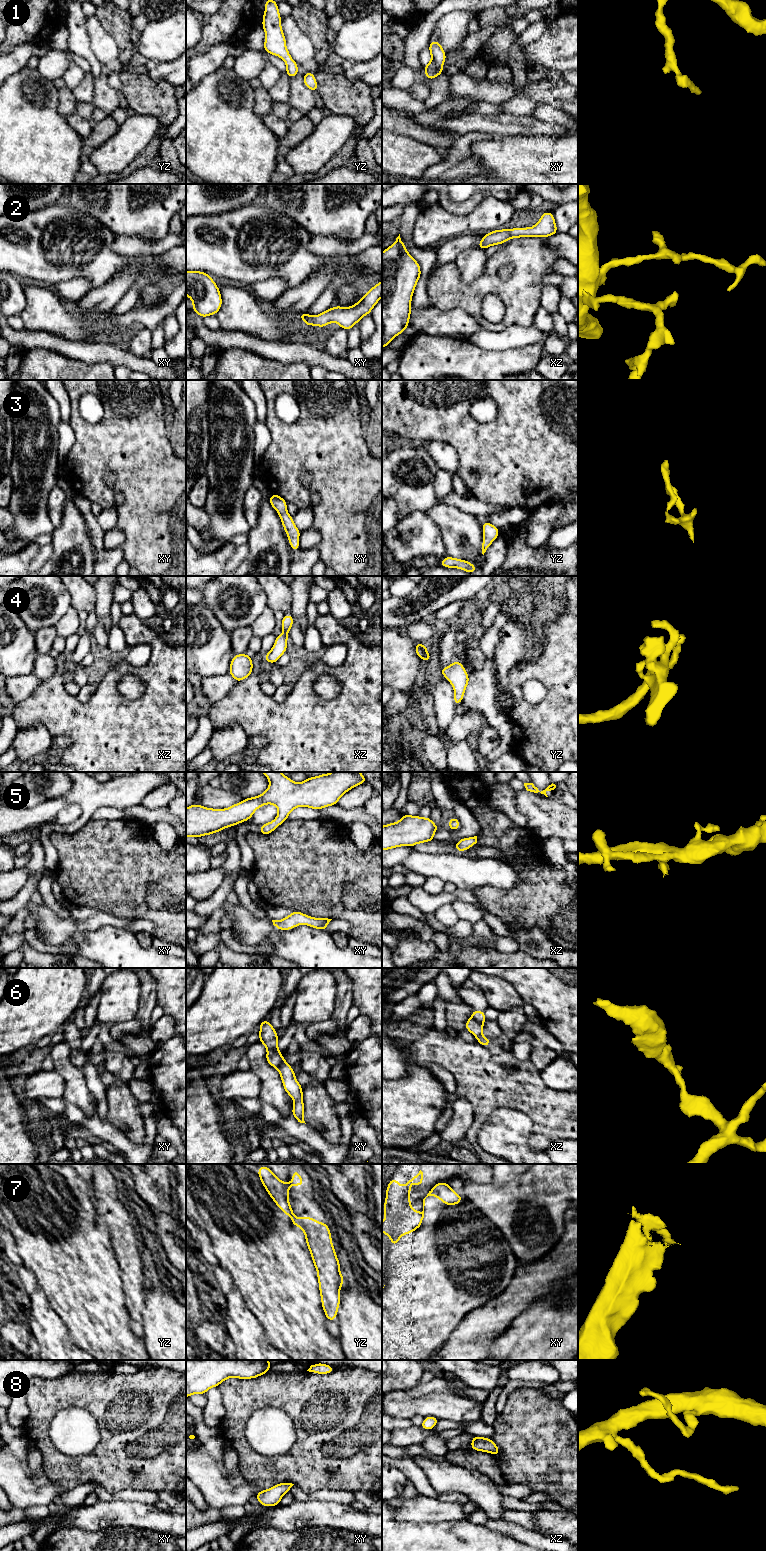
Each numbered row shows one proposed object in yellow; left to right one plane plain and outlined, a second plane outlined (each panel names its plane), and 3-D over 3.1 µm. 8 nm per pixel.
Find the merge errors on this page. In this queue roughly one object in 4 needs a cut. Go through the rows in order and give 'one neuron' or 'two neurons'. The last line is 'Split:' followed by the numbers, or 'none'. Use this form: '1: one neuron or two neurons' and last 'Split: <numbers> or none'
1: one neuron
2: one neuron
3: one neuron
4: one neuron
5: one neuron
6: two neurons
7: two neurons
8: one neuron
Split: 6, 7

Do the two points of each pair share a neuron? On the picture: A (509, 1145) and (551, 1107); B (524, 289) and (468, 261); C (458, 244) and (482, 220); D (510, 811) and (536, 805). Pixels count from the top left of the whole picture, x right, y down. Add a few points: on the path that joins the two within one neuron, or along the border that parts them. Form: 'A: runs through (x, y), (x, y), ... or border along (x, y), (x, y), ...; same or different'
A: border along (513, 1109), (524, 1112), (535, 1123); different
B: border along (488, 257), (485, 271), (467, 283); different
C: border along (485, 232), (461, 234), (446, 240); different
D: border along (513, 791), (516, 807), (526, 818), (526, 827); different

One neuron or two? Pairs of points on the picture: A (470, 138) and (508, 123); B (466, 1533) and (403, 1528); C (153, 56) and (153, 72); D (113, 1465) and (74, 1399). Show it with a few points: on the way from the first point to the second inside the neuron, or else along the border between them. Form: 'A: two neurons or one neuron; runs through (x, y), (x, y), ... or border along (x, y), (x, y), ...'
A: two neurons; border along (461, 134), (485, 132), (496, 136)
B: one neuron; runs through (450, 1534), (419, 1534)
C: two neurons; border along (175, 59), (150, 64)
D: one neuron; runs through (112, 1445), (112, 1424), (94, 1406)

